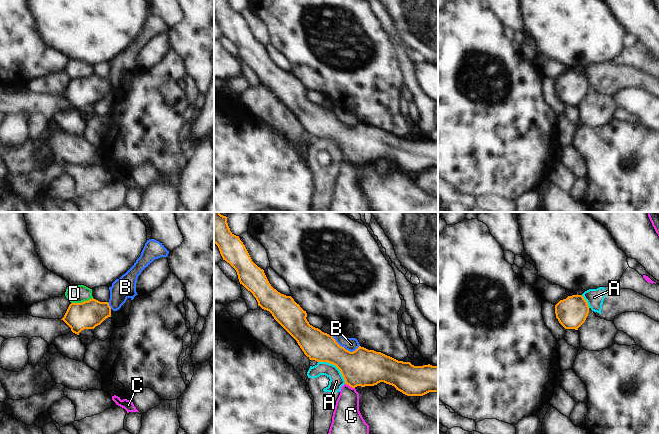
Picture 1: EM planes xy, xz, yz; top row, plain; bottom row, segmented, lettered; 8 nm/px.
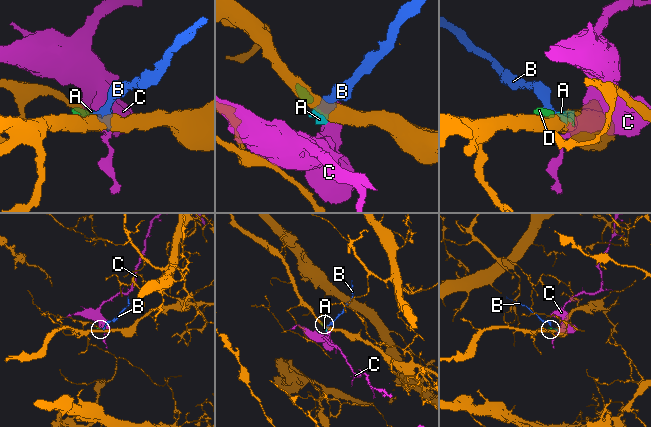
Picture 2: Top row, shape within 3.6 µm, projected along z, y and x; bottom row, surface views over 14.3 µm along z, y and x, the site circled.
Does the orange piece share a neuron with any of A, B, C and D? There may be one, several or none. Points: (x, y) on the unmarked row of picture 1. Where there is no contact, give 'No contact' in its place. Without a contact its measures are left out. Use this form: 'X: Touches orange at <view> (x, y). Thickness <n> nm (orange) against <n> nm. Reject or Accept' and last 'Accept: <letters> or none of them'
A: Touches orange at xz (335, 141). Thickness 300 nm (orange) against 110 nm. Reject
B: Touches orange at xz (344, 124). Thickness 300 nm (orange) against 110 nm. Reject
C: Touches orange at xz (350, 162). Thickness 300 nm (orange) against 220 nm. Reject
D: Touches orange at xy (82, 78). Thickness 220 nm (orange) against 140 nm. Reject
Accept: none of them

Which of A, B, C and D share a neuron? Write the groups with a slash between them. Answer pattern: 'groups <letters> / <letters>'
groups A B / C / D

